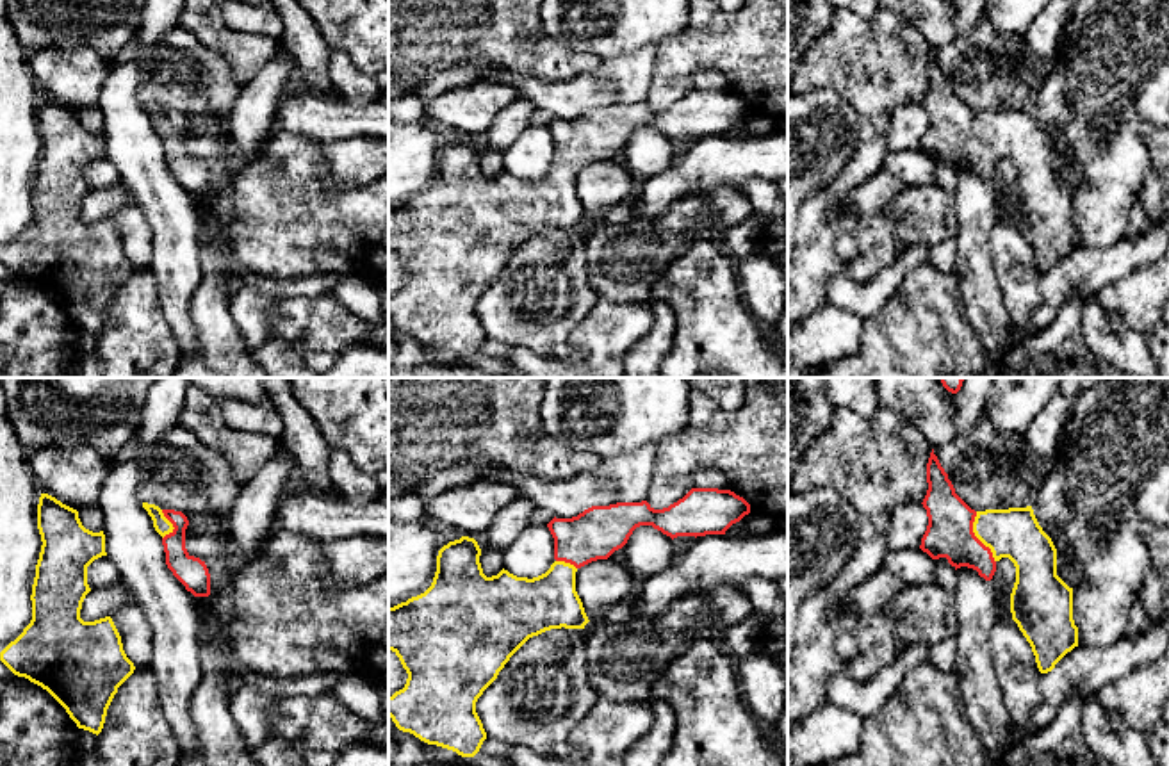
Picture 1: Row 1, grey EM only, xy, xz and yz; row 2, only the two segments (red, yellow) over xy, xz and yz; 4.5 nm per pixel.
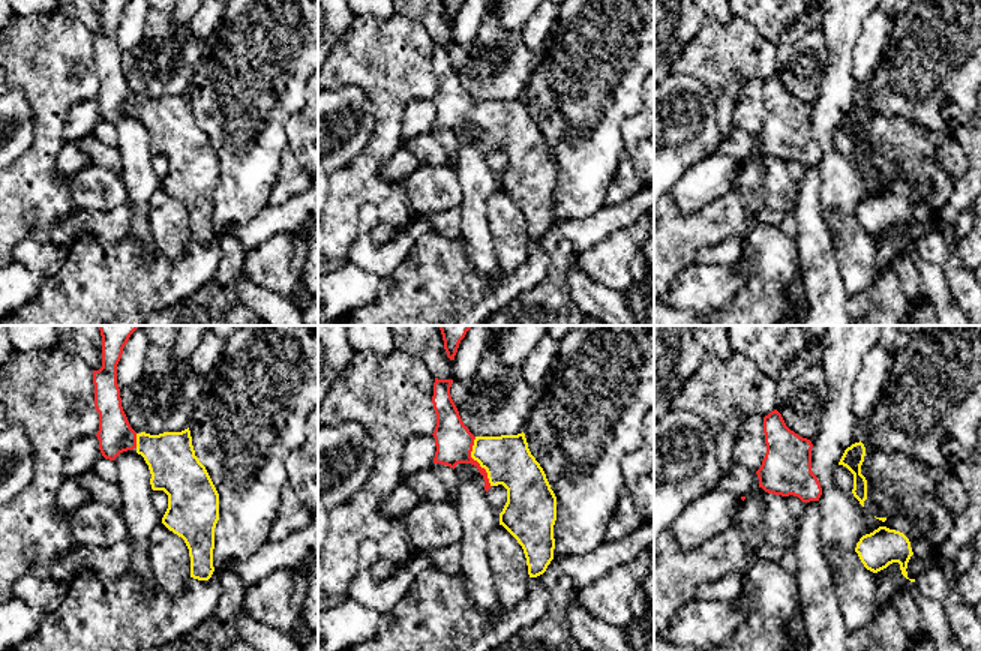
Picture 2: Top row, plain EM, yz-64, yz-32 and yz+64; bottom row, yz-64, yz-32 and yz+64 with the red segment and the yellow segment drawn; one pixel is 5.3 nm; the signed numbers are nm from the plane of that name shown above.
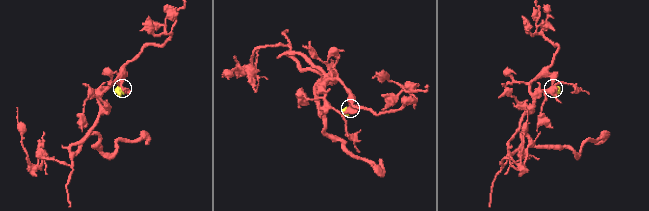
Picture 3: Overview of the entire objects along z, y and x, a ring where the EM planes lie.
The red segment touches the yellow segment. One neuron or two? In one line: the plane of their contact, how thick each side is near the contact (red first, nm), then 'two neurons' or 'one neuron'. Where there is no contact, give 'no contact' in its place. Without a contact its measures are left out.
contact in yz; calibres 220 and 240 nm; one neuron

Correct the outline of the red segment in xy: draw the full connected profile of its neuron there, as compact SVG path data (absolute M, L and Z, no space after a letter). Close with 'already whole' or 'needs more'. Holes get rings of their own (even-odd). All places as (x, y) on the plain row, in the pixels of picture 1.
M143 103L143 109L151 118L155 132L162 137L168 169L194 198L208 198L208 169L205 162L191 157L185 150L187 118L182 112L160 110L148 103Z; needs more

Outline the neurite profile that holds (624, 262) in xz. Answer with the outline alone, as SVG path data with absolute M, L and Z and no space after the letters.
M723 183L690 192L672 201L665 212L654 217L643 217L633 208L631 219L620 226L595 219L583 230L590 289L601 301L652 301L658 280L690 242L695 239L720 239L723 232L745 223L754 212L741 185Z

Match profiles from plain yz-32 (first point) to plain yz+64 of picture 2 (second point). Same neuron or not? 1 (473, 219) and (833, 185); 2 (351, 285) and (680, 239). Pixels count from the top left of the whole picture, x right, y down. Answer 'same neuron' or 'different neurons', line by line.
1: different neurons
2: different neurons

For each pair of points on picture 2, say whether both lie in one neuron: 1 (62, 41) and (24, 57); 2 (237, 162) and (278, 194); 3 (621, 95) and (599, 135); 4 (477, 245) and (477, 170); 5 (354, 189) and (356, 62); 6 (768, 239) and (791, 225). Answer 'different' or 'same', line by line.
1: same
2: different
3: same
4: same
5: same
6: different

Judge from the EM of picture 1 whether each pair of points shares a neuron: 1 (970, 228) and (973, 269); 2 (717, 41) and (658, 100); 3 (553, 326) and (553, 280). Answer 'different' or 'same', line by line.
1: same
2: same
3: same

